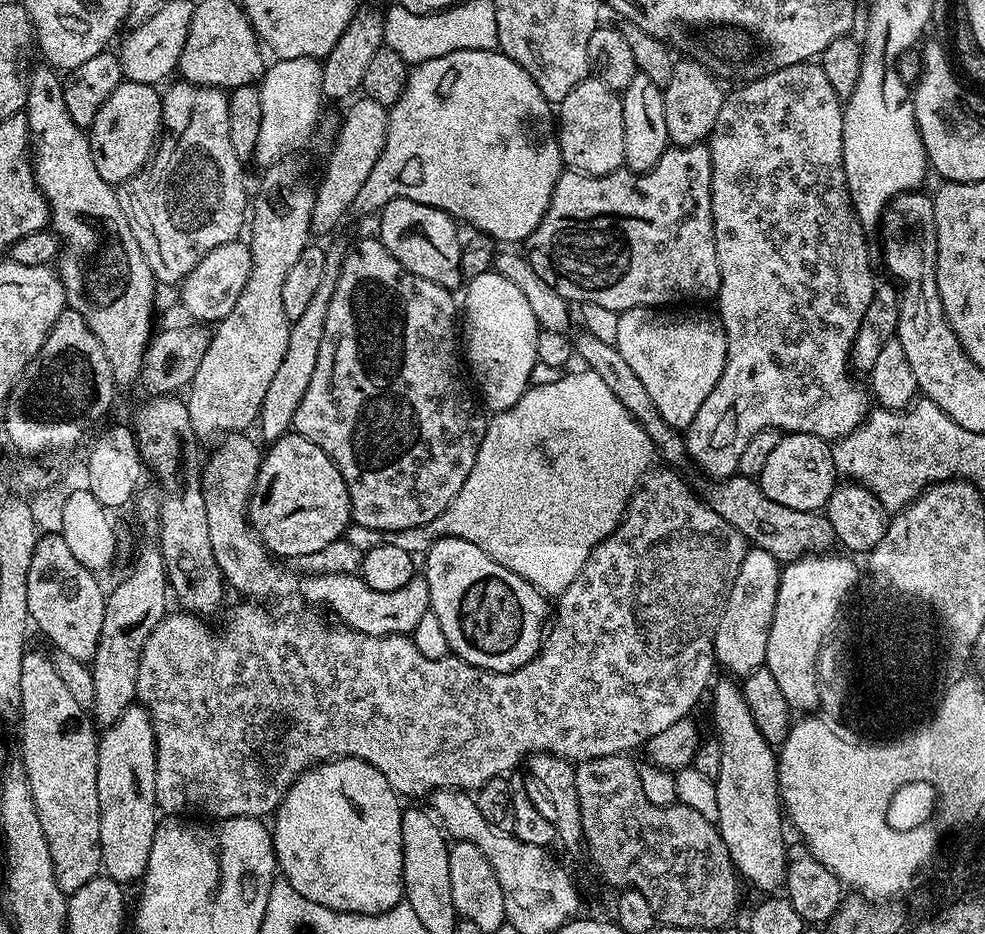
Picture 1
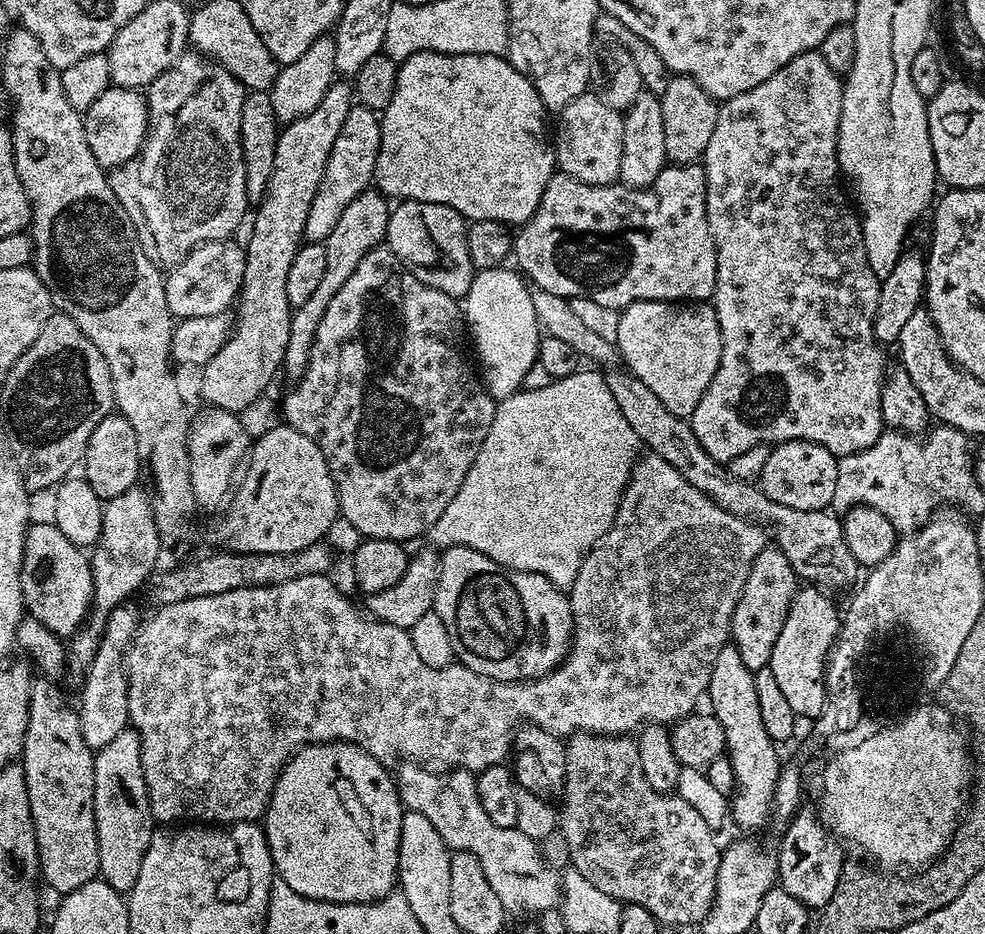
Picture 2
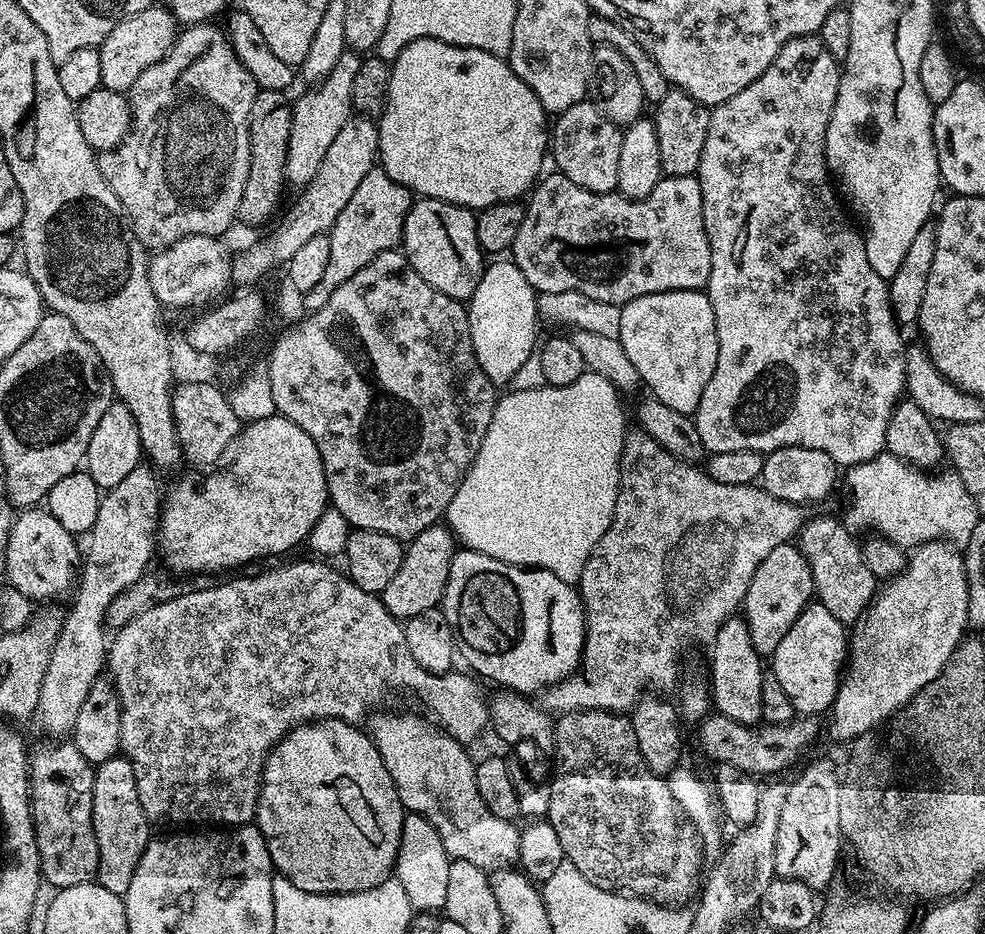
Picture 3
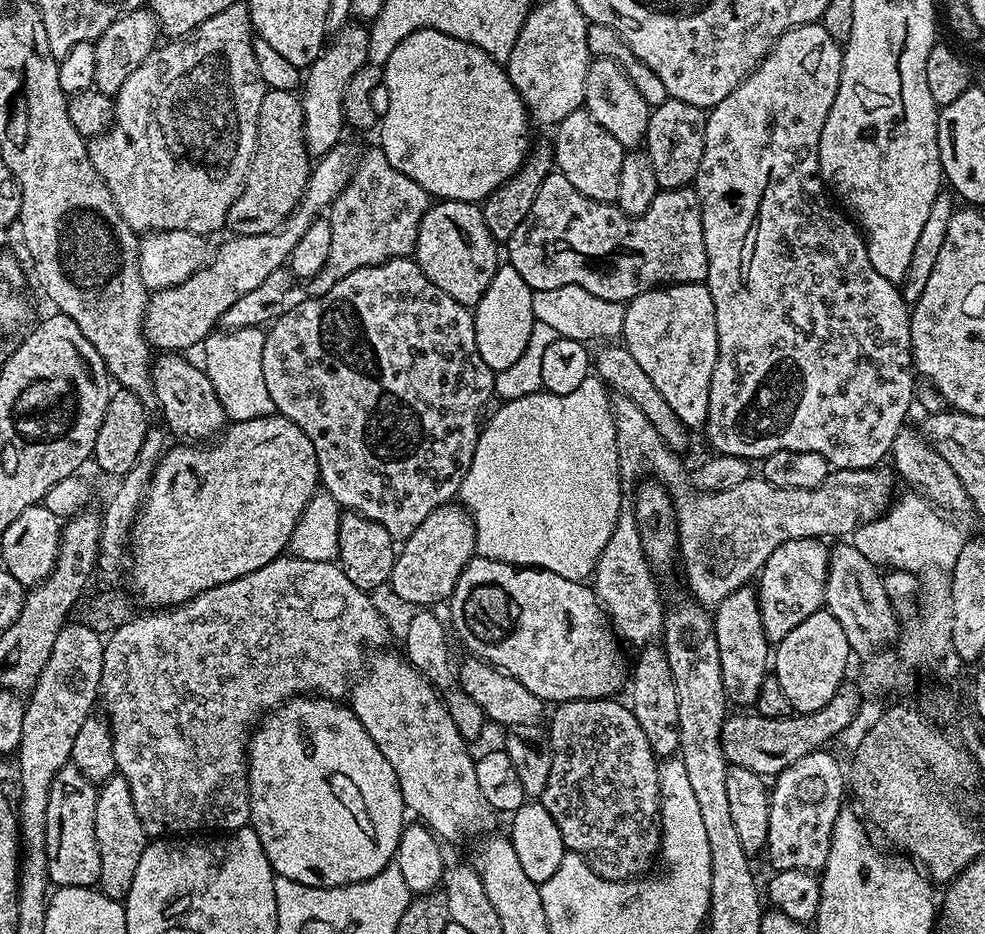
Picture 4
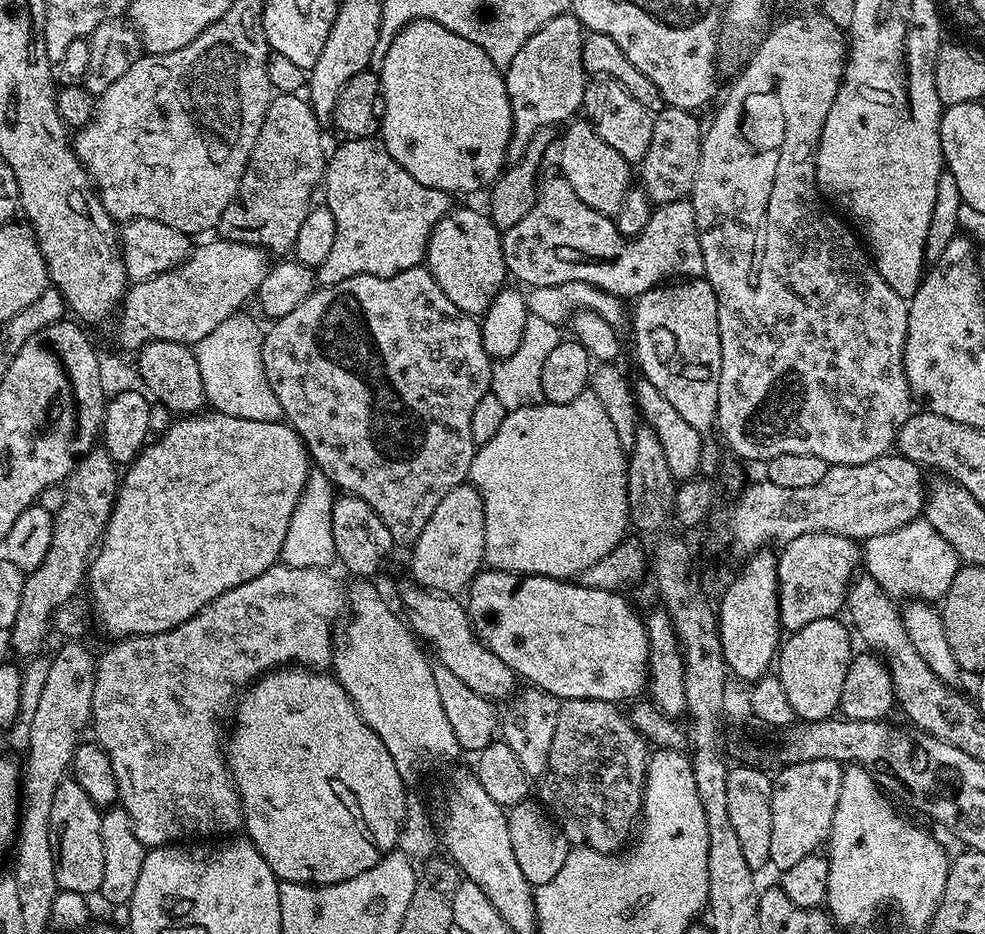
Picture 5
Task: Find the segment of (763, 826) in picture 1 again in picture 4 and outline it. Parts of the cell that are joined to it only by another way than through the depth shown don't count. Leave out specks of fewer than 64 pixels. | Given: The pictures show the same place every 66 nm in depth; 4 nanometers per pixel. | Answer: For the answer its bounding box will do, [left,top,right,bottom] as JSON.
[712,586,770,705]

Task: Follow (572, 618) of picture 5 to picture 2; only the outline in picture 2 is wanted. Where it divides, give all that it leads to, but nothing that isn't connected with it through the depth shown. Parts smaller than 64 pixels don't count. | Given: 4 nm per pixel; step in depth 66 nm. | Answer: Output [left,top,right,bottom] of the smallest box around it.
[434,546,572,680]

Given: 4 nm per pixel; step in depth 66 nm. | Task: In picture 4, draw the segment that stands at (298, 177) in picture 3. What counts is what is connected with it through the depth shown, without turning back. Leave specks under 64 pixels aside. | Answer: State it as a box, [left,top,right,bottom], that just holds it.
[299,22,368,158]

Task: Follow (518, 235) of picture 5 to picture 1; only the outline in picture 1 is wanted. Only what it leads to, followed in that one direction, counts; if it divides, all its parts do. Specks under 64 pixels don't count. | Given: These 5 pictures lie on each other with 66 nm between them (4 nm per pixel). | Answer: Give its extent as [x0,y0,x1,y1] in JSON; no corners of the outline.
[526,143,720,313]

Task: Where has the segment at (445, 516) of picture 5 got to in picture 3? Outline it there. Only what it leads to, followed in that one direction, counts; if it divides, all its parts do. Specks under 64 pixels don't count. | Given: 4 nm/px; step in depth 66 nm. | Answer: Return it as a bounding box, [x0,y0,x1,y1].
[382,523,458,622]

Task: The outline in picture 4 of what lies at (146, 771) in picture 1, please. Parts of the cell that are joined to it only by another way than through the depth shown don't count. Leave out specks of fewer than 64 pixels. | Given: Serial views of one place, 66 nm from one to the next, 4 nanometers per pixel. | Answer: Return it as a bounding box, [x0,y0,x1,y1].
[94,775,150,901]

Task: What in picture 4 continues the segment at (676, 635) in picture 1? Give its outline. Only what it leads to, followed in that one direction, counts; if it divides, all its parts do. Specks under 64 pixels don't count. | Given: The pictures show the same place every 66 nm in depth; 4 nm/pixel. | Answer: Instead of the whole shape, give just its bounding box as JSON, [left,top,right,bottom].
[98,395,898,838]

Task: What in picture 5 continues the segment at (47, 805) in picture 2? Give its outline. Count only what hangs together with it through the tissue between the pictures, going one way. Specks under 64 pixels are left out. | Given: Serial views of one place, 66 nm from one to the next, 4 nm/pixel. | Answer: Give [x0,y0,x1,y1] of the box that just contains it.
[49,778,102,894]

